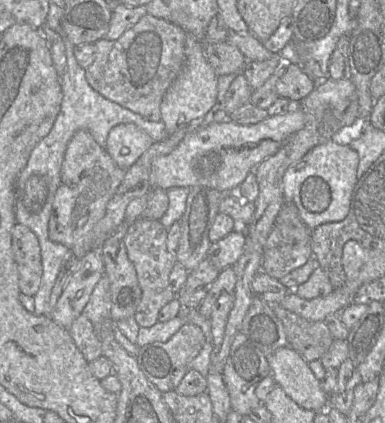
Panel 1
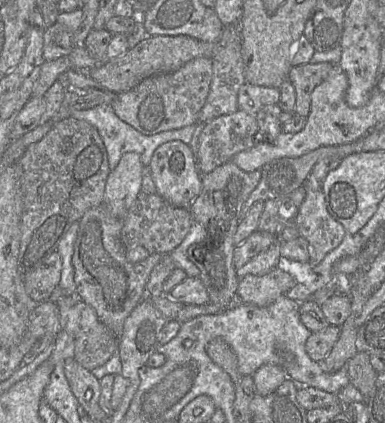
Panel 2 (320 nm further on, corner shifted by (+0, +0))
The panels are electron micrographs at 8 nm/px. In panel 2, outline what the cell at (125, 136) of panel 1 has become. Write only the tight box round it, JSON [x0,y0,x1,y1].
[103,152,143,219]

